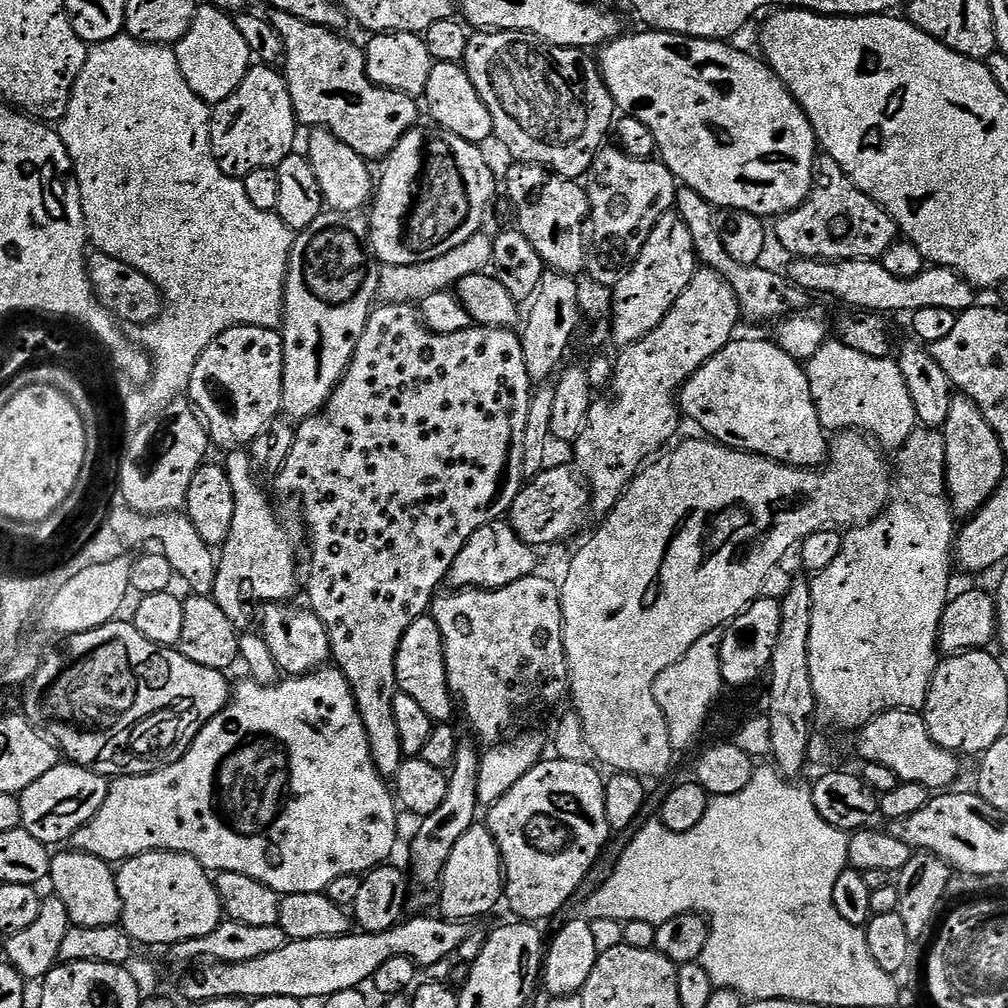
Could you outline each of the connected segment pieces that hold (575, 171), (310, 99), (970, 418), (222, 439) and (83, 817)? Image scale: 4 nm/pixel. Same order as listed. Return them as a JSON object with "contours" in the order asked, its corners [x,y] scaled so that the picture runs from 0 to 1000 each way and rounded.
{"contours":[[[[473,31],[465,35],[458,66],[464,71],[470,89],[482,101],[488,114],[491,138],[504,146],[509,160],[517,163],[535,163],[555,175],[575,177],[591,160],[591,153],[600,146],[613,108],[605,89],[600,85],[594,63],[587,60],[577,48],[559,48],[535,40],[525,32]]],[[[270,12],[268,19],[272,30],[276,30],[282,43],[280,74],[282,80],[286,82],[295,120],[299,124],[307,123],[307,128],[310,129],[322,127],[327,133],[331,133],[331,137],[343,141],[347,149],[351,149],[366,161],[377,158],[380,160],[388,155],[397,138],[406,129],[414,126],[414,100],[403,93],[386,87],[376,87],[371,81],[367,81],[363,73],[361,48],[358,45],[348,44],[336,31],[309,24],[283,12]]],[[[952,391],[942,403],[942,415],[938,415],[935,426],[938,438],[938,478],[940,479],[940,496],[949,513],[963,514],[970,505],[988,489],[988,484],[998,474],[994,442],[974,407],[965,397]]],[[[240,323],[225,325],[212,335],[212,339],[203,341],[200,355],[188,371],[185,393],[200,414],[206,436],[221,446],[242,446],[268,423],[271,416],[279,412],[282,404],[280,395],[280,371],[282,370],[282,334],[273,325],[260,323]]],[[[61,756],[54,760],[54,764],[42,768],[38,776],[30,776],[24,786],[19,787],[22,796],[22,819],[38,835],[55,839],[63,835],[70,834],[71,829],[105,796],[108,775],[97,766],[90,766],[70,756]]]]}

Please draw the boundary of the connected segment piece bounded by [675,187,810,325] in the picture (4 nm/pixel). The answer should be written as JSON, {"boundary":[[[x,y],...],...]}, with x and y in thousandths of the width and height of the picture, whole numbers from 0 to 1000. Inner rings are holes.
{"boundary":[[[676,186],[671,192],[670,205],[673,207],[676,216],[685,224],[685,232],[688,236],[690,245],[690,257],[699,266],[706,266],[717,278],[724,280],[728,292],[734,301],[734,312],[739,318],[746,321],[762,321],[773,319],[787,312],[794,312],[804,298],[803,291],[797,286],[790,285],[781,273],[774,270],[765,270],[759,264],[747,264],[728,260],[724,252],[720,252],[720,244],[716,244],[716,236],[712,232],[711,207],[703,198],[696,196],[688,188]],[[766,317],[766,318],[765,318]]]}

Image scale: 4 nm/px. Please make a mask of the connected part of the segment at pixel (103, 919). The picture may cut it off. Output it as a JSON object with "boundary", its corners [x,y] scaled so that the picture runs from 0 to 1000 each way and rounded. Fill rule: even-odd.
{"boundary":[[[74,843],[57,844],[52,850],[50,866],[51,884],[65,899],[72,918],[77,921],[104,921],[110,917],[118,918],[121,907],[121,891],[117,887],[117,875],[112,858],[101,851],[81,847]]]}

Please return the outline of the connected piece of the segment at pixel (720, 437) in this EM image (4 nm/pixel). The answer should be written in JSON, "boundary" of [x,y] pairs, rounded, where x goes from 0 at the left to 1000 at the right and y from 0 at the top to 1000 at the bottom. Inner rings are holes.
{"boundary":[[[726,336],[682,377],[673,394],[676,410],[682,416],[684,413],[698,428],[695,430],[711,440],[719,440],[733,448],[747,448],[750,452],[770,456],[773,460],[785,460],[787,464],[813,465],[822,451],[823,437],[813,421],[812,407],[806,398],[799,362],[765,336],[734,336]]]}

